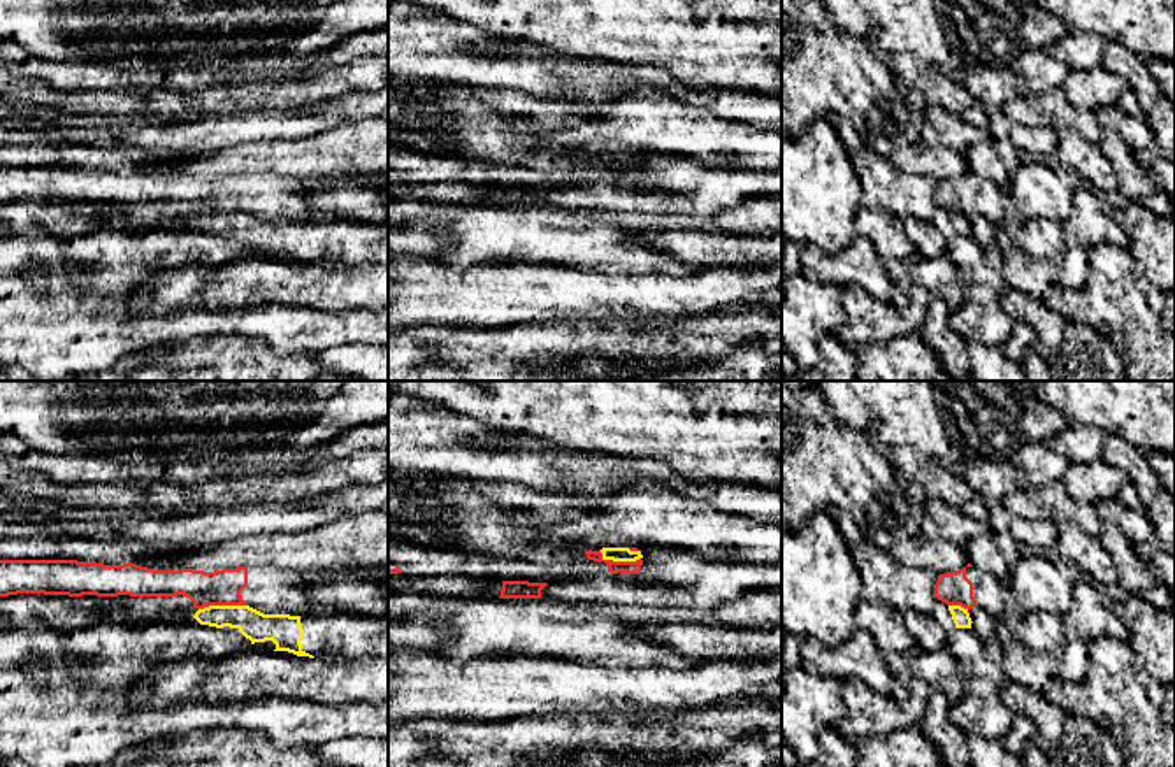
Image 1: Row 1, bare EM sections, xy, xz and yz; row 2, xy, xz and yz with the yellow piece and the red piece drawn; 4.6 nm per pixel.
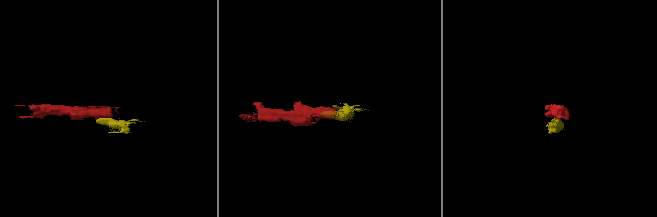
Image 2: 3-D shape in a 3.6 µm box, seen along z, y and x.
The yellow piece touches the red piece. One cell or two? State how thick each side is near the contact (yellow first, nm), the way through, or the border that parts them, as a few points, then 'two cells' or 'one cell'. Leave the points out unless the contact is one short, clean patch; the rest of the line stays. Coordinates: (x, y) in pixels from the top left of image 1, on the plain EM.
140 nm thick on the yellow side, 160 nm on the other; border along xy (246, 211), (209, 211), (199, 216); two cells

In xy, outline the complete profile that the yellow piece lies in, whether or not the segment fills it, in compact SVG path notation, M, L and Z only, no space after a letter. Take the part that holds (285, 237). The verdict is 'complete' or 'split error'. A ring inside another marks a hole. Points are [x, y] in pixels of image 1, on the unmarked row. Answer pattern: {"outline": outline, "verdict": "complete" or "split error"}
{"outline": "M209 212L193 225L200 232L237 235L262 258L288 258L328 270L388 265L388 225L350 219L263 221L249 212Z", "verdict": "split error"}

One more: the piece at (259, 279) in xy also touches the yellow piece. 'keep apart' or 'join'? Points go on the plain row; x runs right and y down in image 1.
keep apart

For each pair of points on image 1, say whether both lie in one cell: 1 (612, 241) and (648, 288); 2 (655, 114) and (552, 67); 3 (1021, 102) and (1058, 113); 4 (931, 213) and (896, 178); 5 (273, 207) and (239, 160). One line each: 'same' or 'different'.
1: different
2: different
3: same
4: same
5: different

